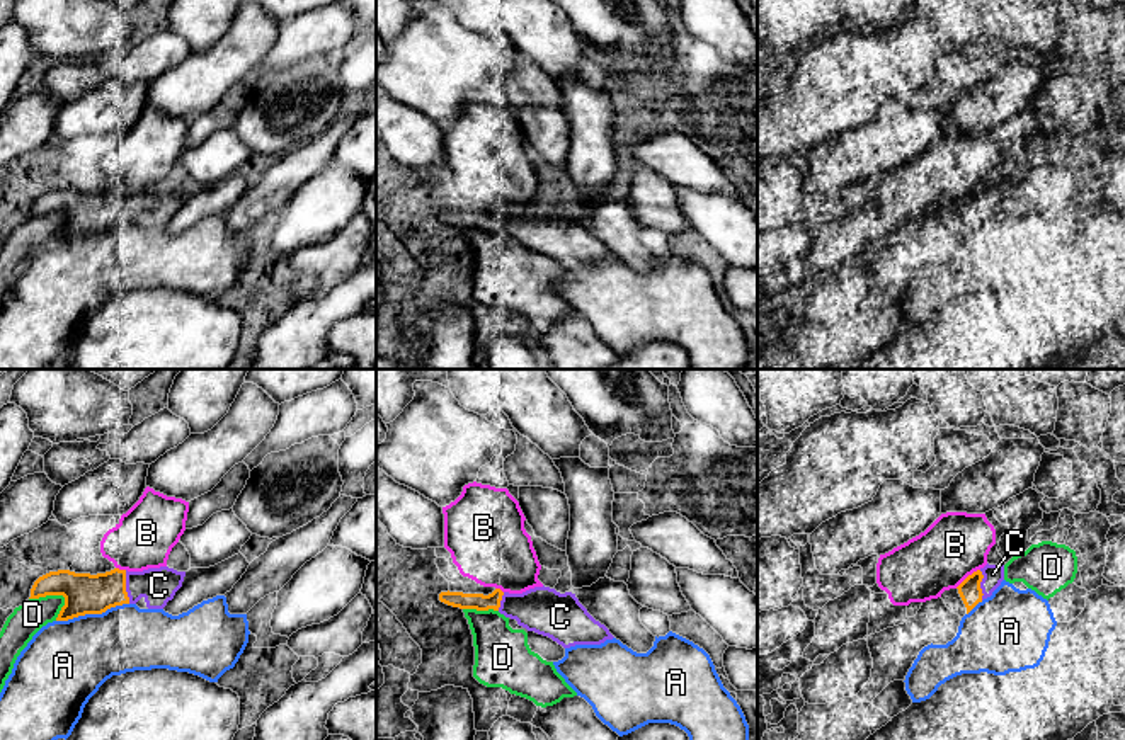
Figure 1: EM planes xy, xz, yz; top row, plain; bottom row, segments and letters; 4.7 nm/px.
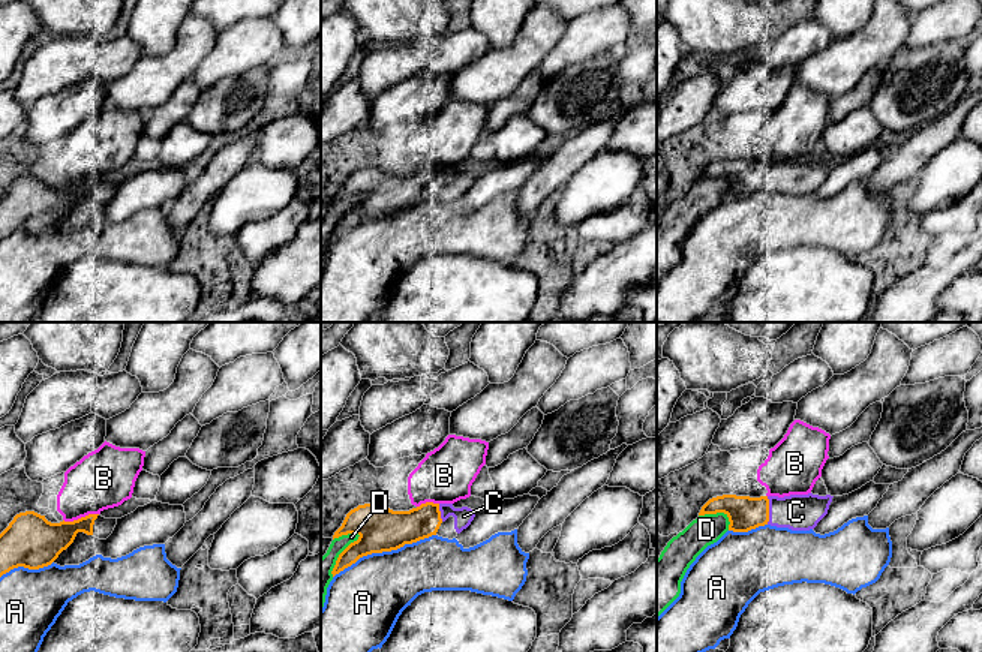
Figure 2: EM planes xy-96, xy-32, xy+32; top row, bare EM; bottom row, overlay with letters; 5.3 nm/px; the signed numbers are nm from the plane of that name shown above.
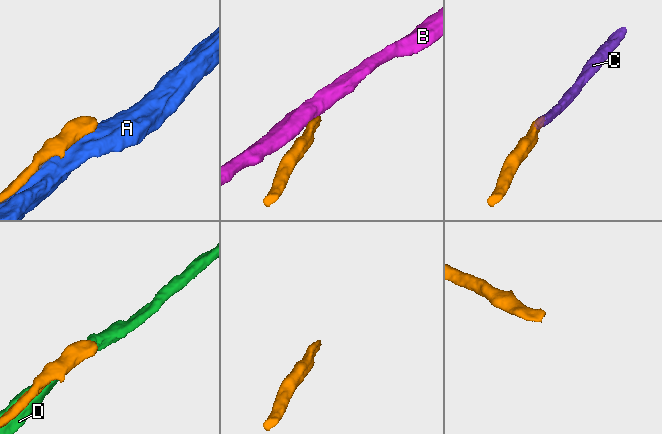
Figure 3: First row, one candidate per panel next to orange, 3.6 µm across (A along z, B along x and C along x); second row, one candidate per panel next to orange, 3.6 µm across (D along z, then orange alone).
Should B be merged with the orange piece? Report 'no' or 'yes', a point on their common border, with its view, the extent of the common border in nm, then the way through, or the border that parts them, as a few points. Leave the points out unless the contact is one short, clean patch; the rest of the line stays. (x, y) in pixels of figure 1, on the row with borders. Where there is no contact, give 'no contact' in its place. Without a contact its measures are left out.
no; contact yz (969, 575); length 150 nm

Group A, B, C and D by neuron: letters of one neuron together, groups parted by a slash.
A / B / C / D

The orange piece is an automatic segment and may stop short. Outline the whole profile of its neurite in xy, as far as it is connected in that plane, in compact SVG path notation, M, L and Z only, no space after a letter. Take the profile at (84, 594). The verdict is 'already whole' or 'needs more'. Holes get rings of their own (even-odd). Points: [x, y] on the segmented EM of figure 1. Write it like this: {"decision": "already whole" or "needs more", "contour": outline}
{"decision": "needs more", "contour": "M168 566L128 572L114 568L106 573L49 572L39 577L29 599L63 595L56 621L68 621L85 614L102 614L111 607L136 604L141 597L148 609L163 609L182 587L186 572Z"}

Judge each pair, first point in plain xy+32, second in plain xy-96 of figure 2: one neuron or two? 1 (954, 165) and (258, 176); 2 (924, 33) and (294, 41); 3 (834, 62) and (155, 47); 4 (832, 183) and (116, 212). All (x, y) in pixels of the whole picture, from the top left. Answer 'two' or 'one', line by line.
1: one
2: two
3: two
4: one

